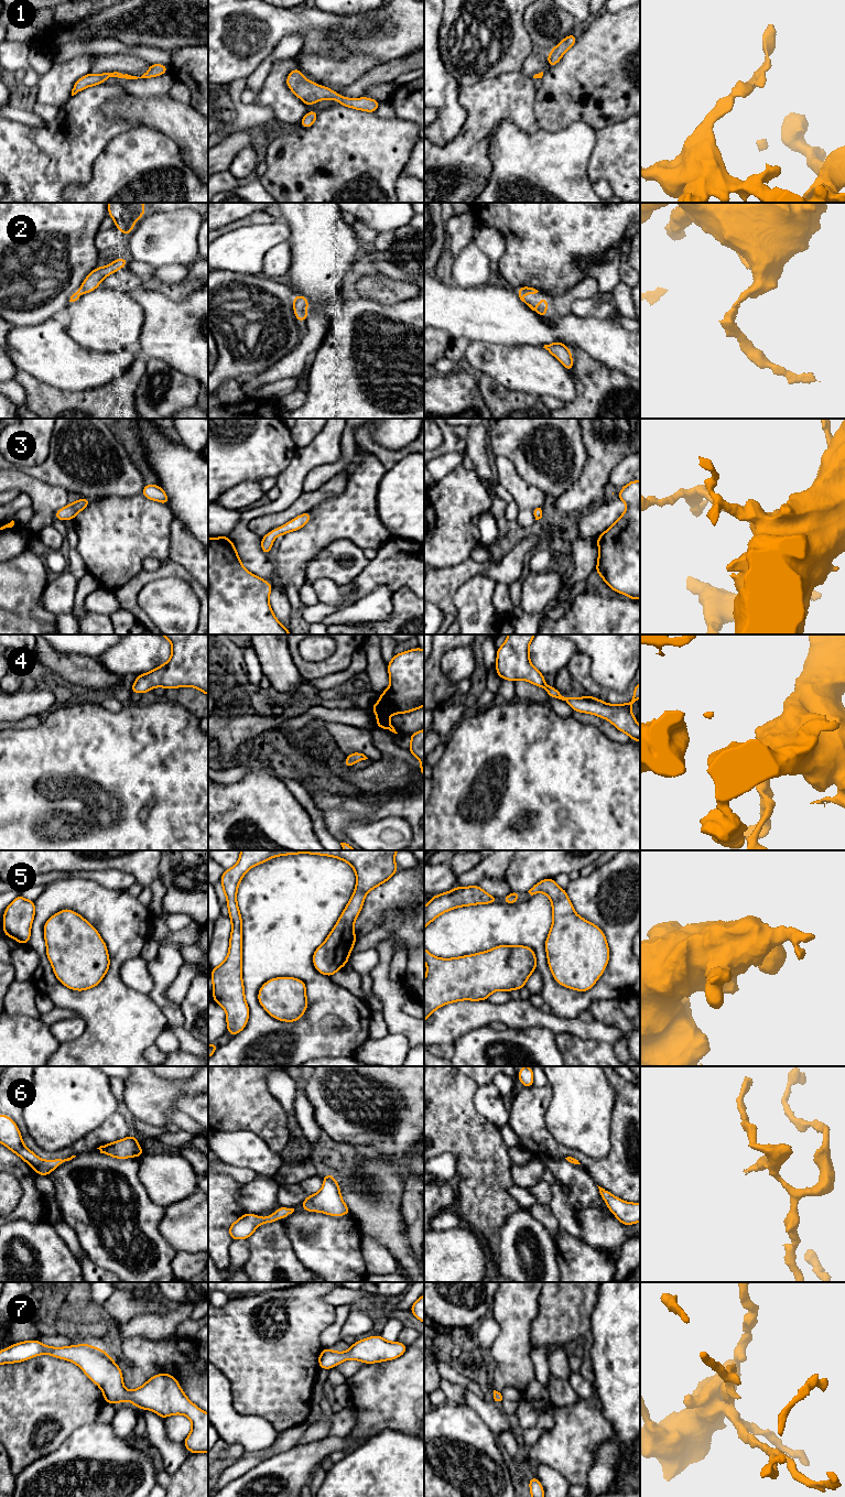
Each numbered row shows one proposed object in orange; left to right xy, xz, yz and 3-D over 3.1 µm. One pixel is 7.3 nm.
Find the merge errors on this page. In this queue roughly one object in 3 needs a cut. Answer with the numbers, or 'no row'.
no row

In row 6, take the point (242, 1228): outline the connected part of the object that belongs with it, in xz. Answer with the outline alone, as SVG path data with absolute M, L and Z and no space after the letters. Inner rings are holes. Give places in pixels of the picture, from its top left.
M281 1206L272 1215L267 1217L259 1217L254 1214L245 1213L238 1221L229 1226L228 1232L232 1240L248 1239L260 1224L269 1224L278 1221L279 1218L285 1218L293 1212L294 1208Z

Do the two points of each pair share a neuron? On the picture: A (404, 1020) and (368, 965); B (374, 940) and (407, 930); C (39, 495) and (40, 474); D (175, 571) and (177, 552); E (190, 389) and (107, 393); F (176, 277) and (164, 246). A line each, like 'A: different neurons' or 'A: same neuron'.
A: different neurons
B: same neuron
C: different neurons
D: different neurons
E: different neurons
F: different neurons

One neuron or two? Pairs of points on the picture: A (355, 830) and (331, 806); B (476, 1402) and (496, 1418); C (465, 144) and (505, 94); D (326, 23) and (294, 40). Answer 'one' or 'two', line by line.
A: two
B: one
C: one
D: two

